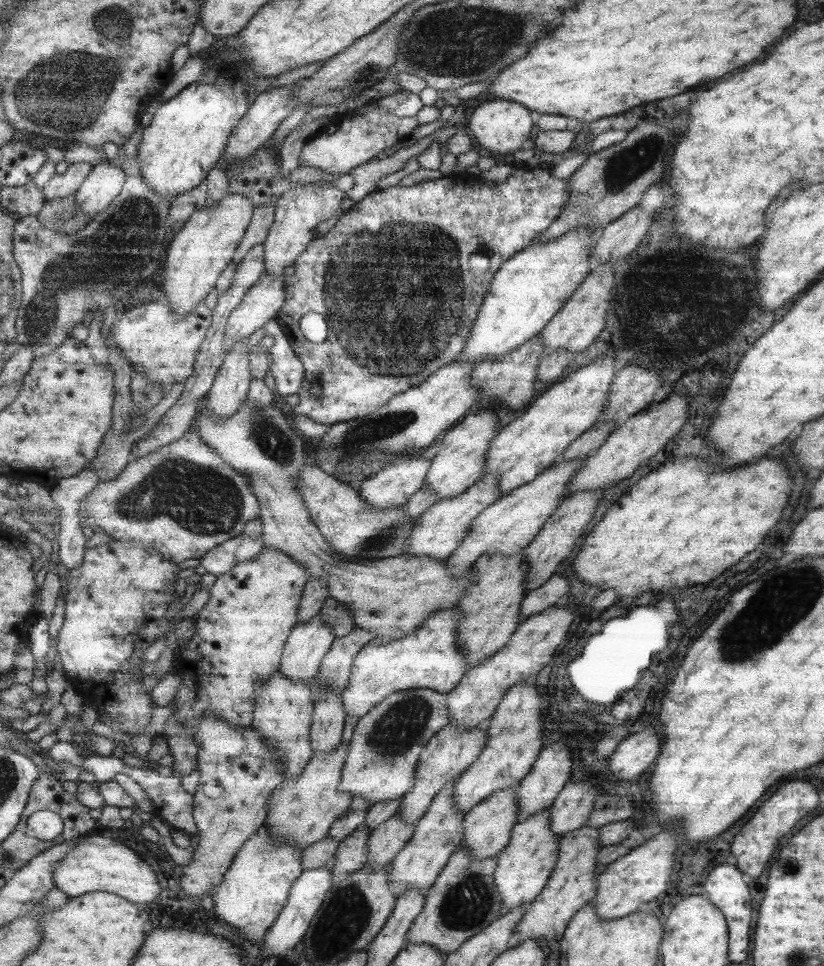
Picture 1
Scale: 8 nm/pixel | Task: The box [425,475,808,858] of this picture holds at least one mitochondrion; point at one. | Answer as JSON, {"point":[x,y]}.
{"point":[761,646]}

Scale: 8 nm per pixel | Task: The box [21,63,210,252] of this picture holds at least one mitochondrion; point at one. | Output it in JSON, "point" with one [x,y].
{"point":[63,217]}

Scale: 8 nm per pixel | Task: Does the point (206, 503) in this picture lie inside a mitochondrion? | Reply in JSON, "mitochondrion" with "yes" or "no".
{"mitochondrion":"yes"}

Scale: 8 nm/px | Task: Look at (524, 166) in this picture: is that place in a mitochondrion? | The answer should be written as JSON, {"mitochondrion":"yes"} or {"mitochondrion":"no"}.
{"mitochondrion":"no"}

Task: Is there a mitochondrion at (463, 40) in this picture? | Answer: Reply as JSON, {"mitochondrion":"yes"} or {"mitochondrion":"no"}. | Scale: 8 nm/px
{"mitochondrion":"yes"}

